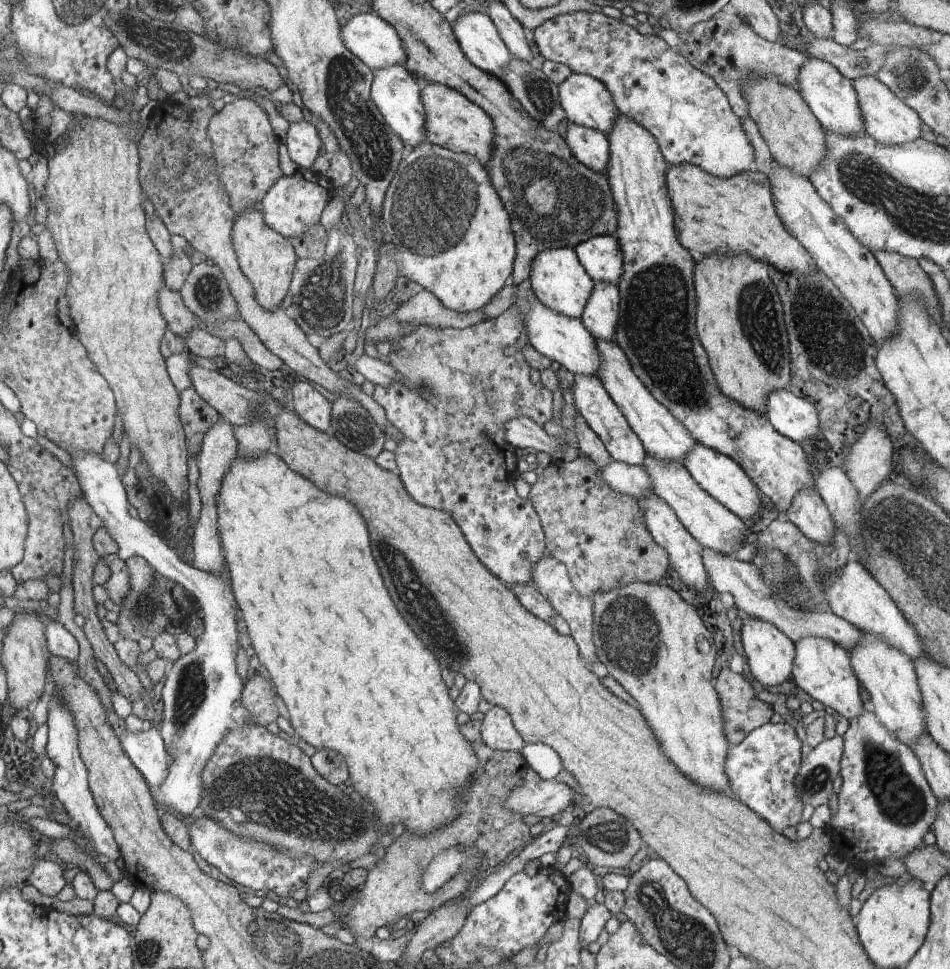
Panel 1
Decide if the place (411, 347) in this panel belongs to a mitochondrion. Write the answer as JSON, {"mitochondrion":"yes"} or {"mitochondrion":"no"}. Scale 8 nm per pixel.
{"mitochondrion":"yes"}

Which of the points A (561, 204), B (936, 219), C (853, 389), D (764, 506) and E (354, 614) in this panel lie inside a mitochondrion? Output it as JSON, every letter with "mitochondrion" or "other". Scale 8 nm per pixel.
{"A":"mitochondrion","B":"mitochondrion","C":"other","D":"other","E":"other"}

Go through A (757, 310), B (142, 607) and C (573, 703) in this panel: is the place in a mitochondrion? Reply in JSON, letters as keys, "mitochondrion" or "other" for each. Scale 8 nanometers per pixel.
{"A":"mitochondrion","B":"mitochondrion","C":"other"}

